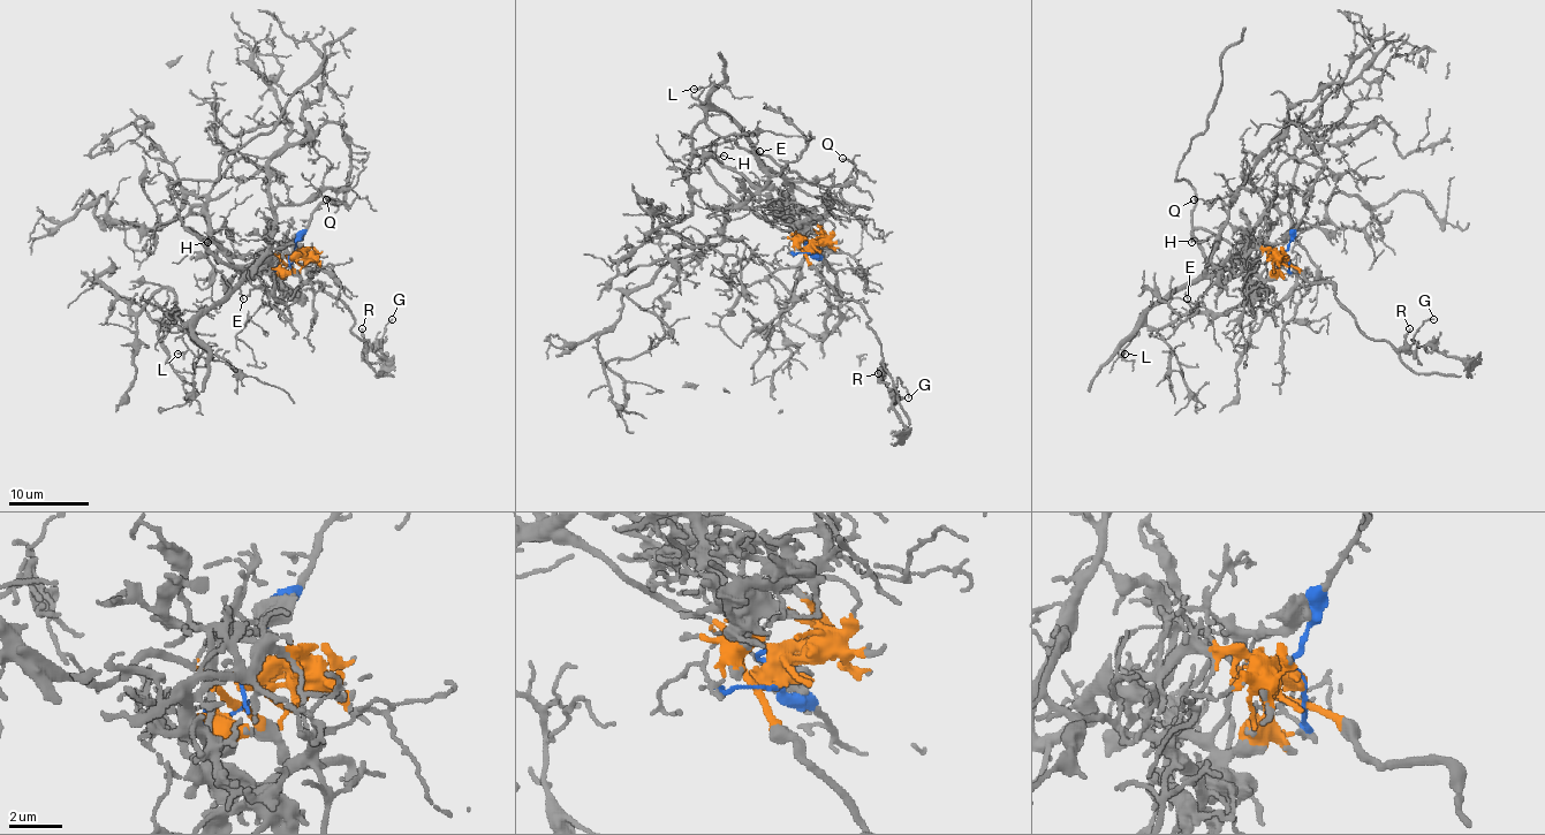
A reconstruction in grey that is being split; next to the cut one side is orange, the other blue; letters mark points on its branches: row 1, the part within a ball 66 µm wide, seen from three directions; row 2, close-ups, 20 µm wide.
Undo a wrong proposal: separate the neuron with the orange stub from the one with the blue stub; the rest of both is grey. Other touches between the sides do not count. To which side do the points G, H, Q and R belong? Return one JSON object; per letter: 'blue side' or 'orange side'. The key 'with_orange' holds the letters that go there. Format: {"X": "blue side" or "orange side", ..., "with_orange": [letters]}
{"G": "orange side", "H": "orange side", "Q": "blue side", "R": "orange side", "with_orange": ["G", "H", "R"]}

